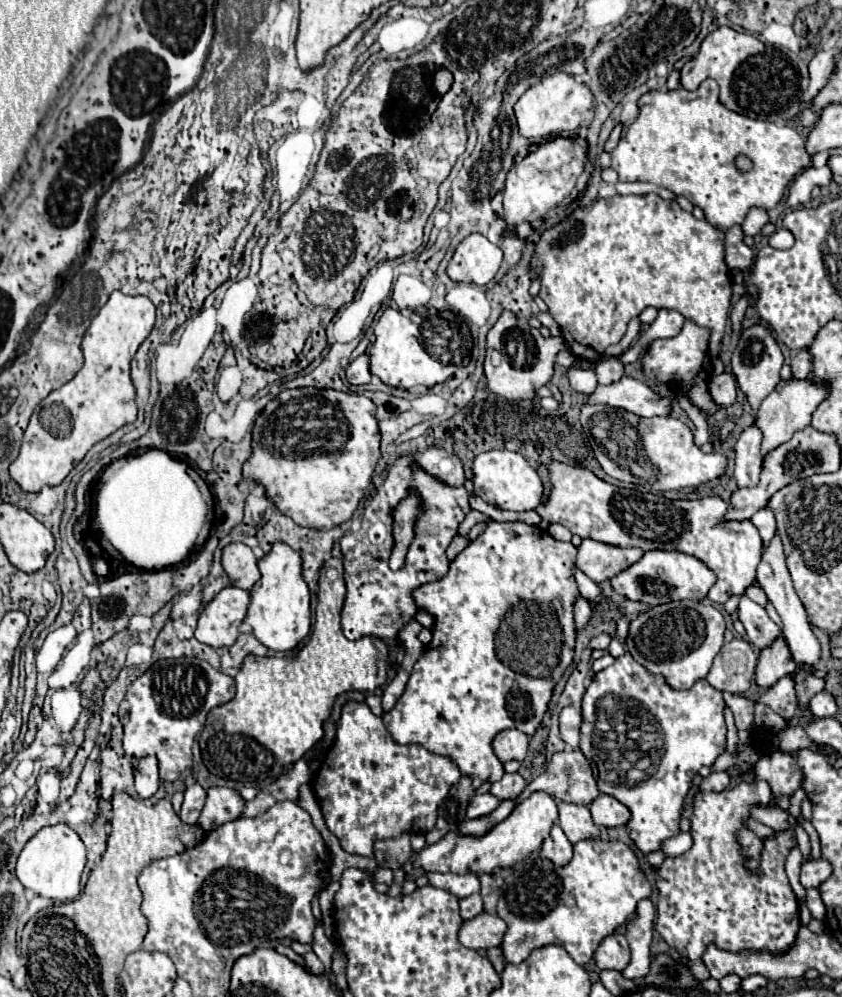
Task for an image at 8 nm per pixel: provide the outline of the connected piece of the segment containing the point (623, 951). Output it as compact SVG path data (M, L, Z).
M609 935L595 951L595 963L599 969L623 971L631 961L629 943L623 935Z

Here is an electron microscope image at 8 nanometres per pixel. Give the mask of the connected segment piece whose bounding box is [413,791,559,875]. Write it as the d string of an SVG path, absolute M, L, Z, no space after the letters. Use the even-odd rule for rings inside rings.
M537 791L531 793L525 801L517 803L511 815L497 823L487 835L483 837L463 837L459 833L447 833L441 841L427 845L423 851L417 853L413 867L423 871L441 871L441 873L491 873L495 867L511 867L517 861L525 859L531 851L539 849L543 839L549 835L553 823L557 821L557 803L555 799L545 793Z

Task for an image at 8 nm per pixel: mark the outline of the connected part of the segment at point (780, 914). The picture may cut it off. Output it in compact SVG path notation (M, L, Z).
M751 781L739 783L733 789L725 789L721 793L699 793L693 803L693 817L691 817L691 831L693 831L693 847L677 857L667 857L665 863L657 871L657 925L655 929L661 937L679 951L679 955L687 957L691 963L693 975L703 981L703 965L701 955L707 945L717 945L719 949L739 953L739 951L767 951L771 955L787 953L797 939L797 931L801 927L799 921L799 903L789 887L789 879L785 873L785 859L795 847L795 827L797 819L789 815L789 829L775 831L773 837L763 837L763 851L759 857L759 871L751 871L745 867L745 857L741 853L741 843L737 841L737 833L747 829L747 819L751 819L751 807L769 805L771 803L771 789L765 781Z

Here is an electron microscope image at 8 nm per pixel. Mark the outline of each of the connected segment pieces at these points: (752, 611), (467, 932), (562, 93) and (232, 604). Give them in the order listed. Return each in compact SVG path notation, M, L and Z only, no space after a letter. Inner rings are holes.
M741 597L739 601L739 621L745 625L747 641L753 643L757 651L767 649L777 637L781 637L781 627L767 615L767 611L753 603L749 597Z
M481 913L463 923L459 941L469 949L491 949L499 947L507 933L507 925L499 915Z
M555 73L537 85L529 87L515 103L515 119L523 137L547 137L561 131L577 131L583 125L583 115L591 111L593 95L585 83L579 83L571 73Z
M227 587L209 601L197 621L195 637L197 641L219 649L229 647L237 641L239 625L247 615L249 605L249 591L239 587Z

